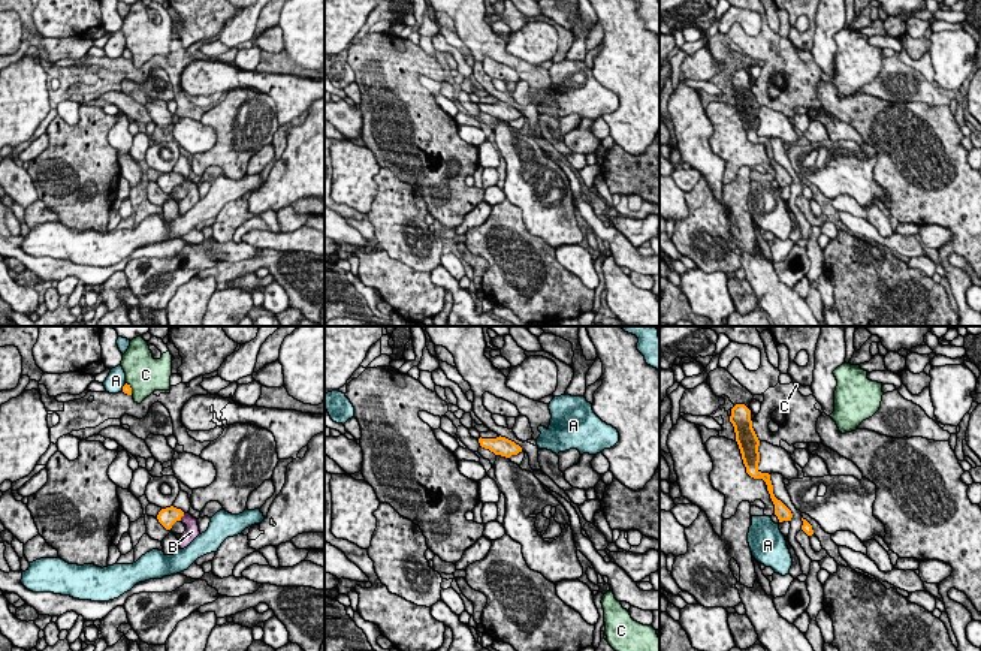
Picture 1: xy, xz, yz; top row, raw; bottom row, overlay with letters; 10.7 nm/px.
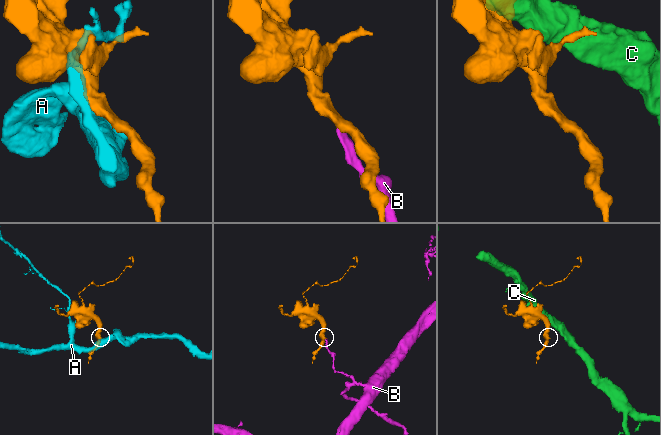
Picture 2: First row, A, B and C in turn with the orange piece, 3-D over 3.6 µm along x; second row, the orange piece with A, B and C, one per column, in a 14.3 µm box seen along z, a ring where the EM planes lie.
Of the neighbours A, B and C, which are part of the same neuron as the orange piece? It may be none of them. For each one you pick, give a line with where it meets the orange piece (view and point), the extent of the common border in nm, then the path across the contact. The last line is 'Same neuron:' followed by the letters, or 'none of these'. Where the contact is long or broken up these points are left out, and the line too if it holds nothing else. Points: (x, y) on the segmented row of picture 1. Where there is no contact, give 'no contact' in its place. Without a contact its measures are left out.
B: contact xy (183, 515); length 100 nm; way xy (168, 517), (183, 515), (192, 524), (192, 532)
Same neuron: B

